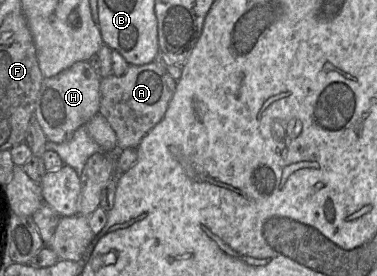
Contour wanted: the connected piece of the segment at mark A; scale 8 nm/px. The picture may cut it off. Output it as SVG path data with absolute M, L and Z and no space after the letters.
M155 61L141 65L129 65L122 76L110 75L100 80L99 113L106 118L117 136L117 148L137 148L141 139L164 117L168 104L175 92L177 81Z

